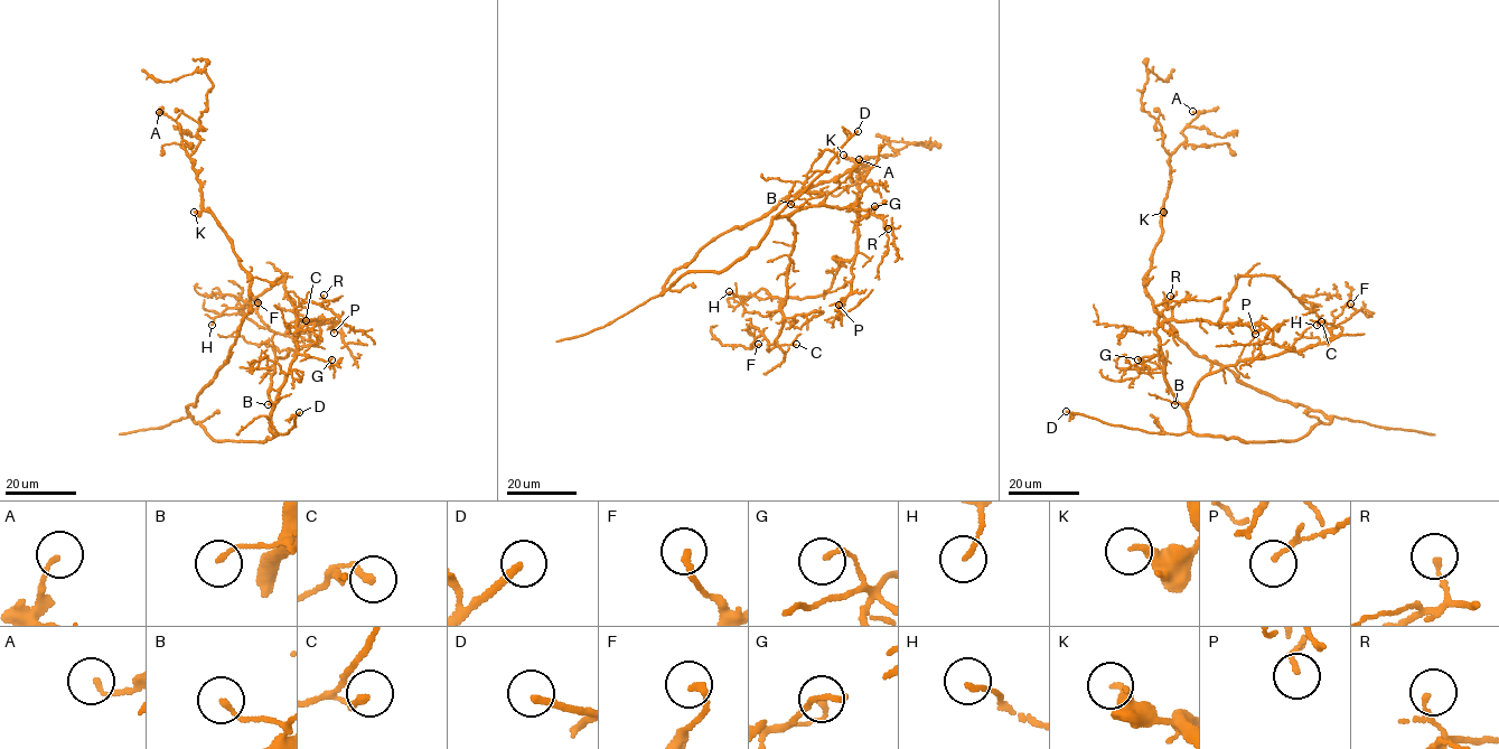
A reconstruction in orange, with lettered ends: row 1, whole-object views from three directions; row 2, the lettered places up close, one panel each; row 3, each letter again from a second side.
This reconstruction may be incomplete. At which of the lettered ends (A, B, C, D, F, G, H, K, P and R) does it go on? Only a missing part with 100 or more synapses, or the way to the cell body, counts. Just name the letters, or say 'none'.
D

